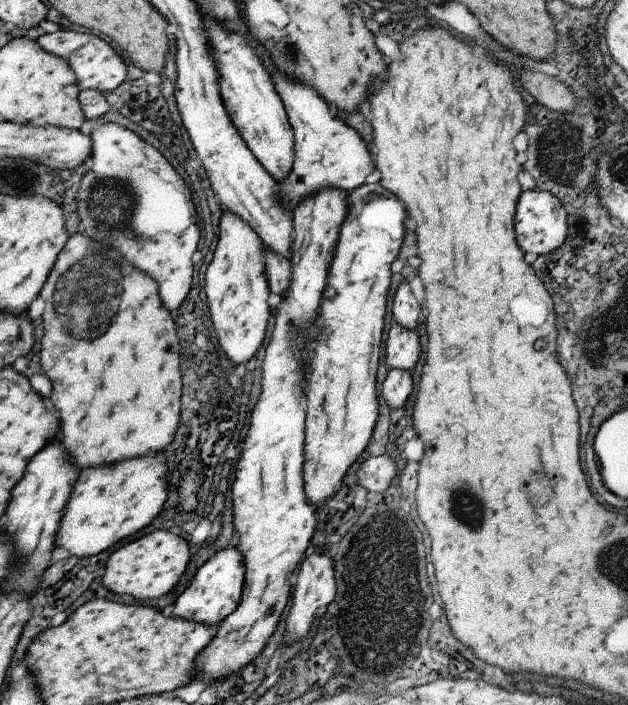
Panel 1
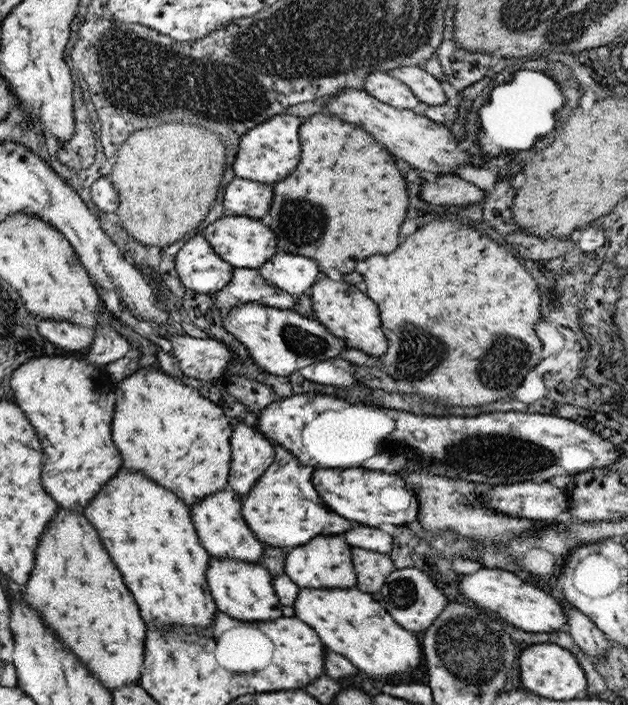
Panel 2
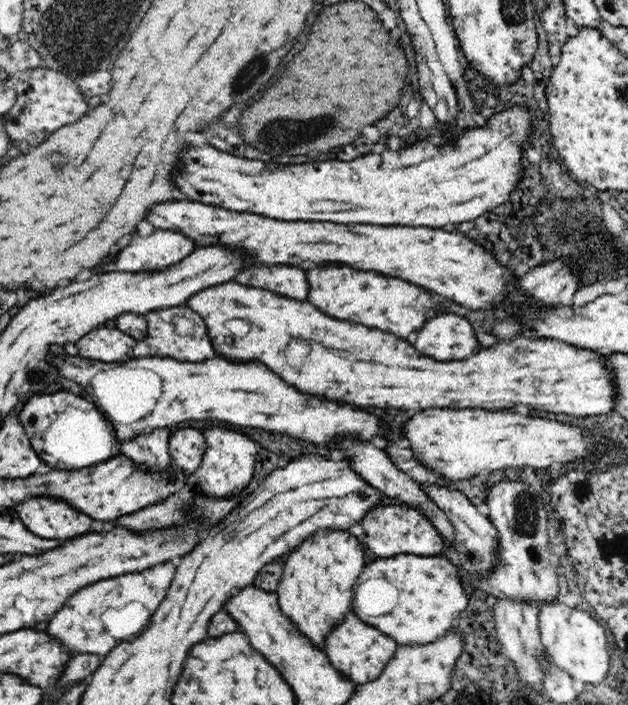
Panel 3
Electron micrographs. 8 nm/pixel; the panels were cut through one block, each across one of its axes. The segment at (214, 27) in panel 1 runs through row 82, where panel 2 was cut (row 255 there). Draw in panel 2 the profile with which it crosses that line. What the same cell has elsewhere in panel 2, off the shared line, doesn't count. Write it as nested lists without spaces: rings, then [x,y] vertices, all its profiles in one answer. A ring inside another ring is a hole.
[[[223,214],[223,218],[219,218],[213,224],[209,224],[201,232],[201,236],[233,268],[251,268],[251,270],[257,270],[265,262],[269,262],[275,256],[275,252],[277,252],[277,242],[275,242],[277,236],[275,236],[275,232],[269,226],[263,226],[261,222],[265,222],[265,220],[253,220],[253,218],[247,218],[247,216],[229,216],[229,214]]]

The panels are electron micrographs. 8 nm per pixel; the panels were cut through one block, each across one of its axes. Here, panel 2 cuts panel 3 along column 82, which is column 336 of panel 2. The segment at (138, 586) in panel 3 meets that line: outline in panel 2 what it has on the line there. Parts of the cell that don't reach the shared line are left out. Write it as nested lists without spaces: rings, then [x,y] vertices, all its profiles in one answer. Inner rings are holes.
[[[327,588],[327,590],[299,590],[293,602],[293,616],[317,630],[325,648],[345,656],[357,670],[363,670],[369,678],[389,678],[395,684],[415,680],[413,676],[421,666],[421,648],[415,632],[403,630],[395,618],[385,612],[381,602],[375,602],[371,594],[357,588]]]

